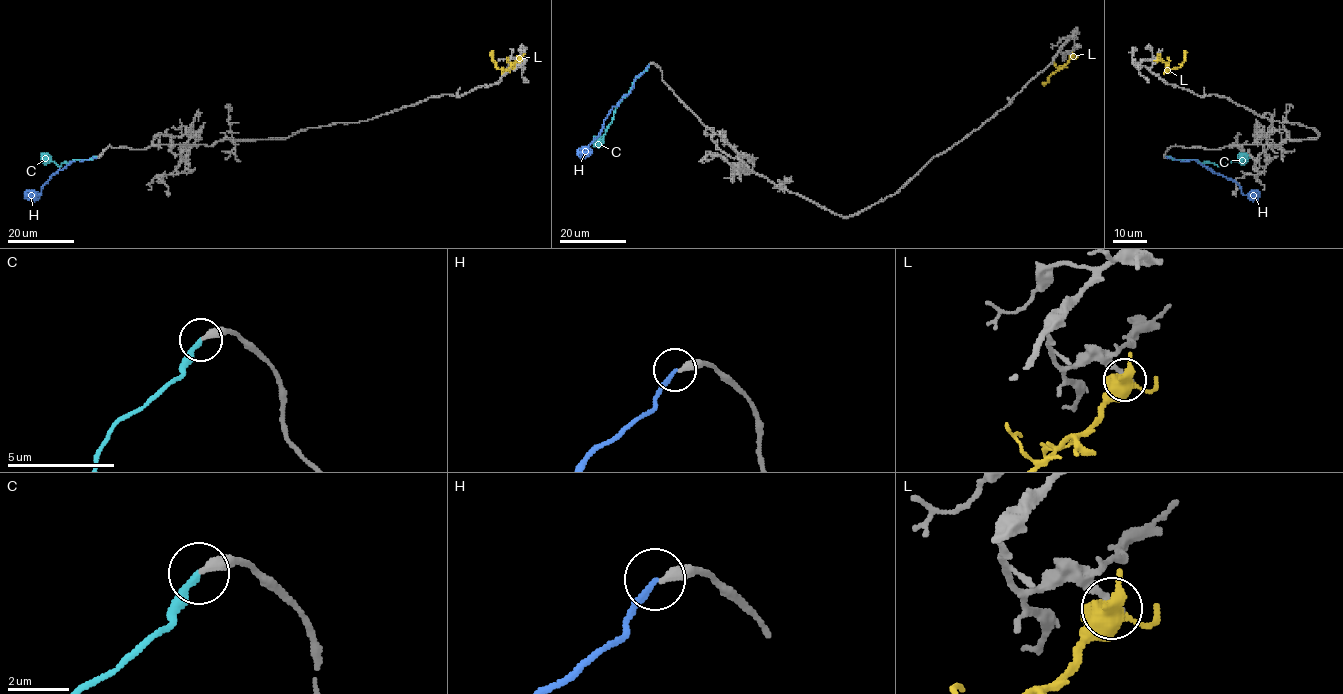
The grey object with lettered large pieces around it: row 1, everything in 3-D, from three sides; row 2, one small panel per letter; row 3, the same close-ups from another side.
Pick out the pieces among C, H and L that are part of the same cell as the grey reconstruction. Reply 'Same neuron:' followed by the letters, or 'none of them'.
Same neuron: H

